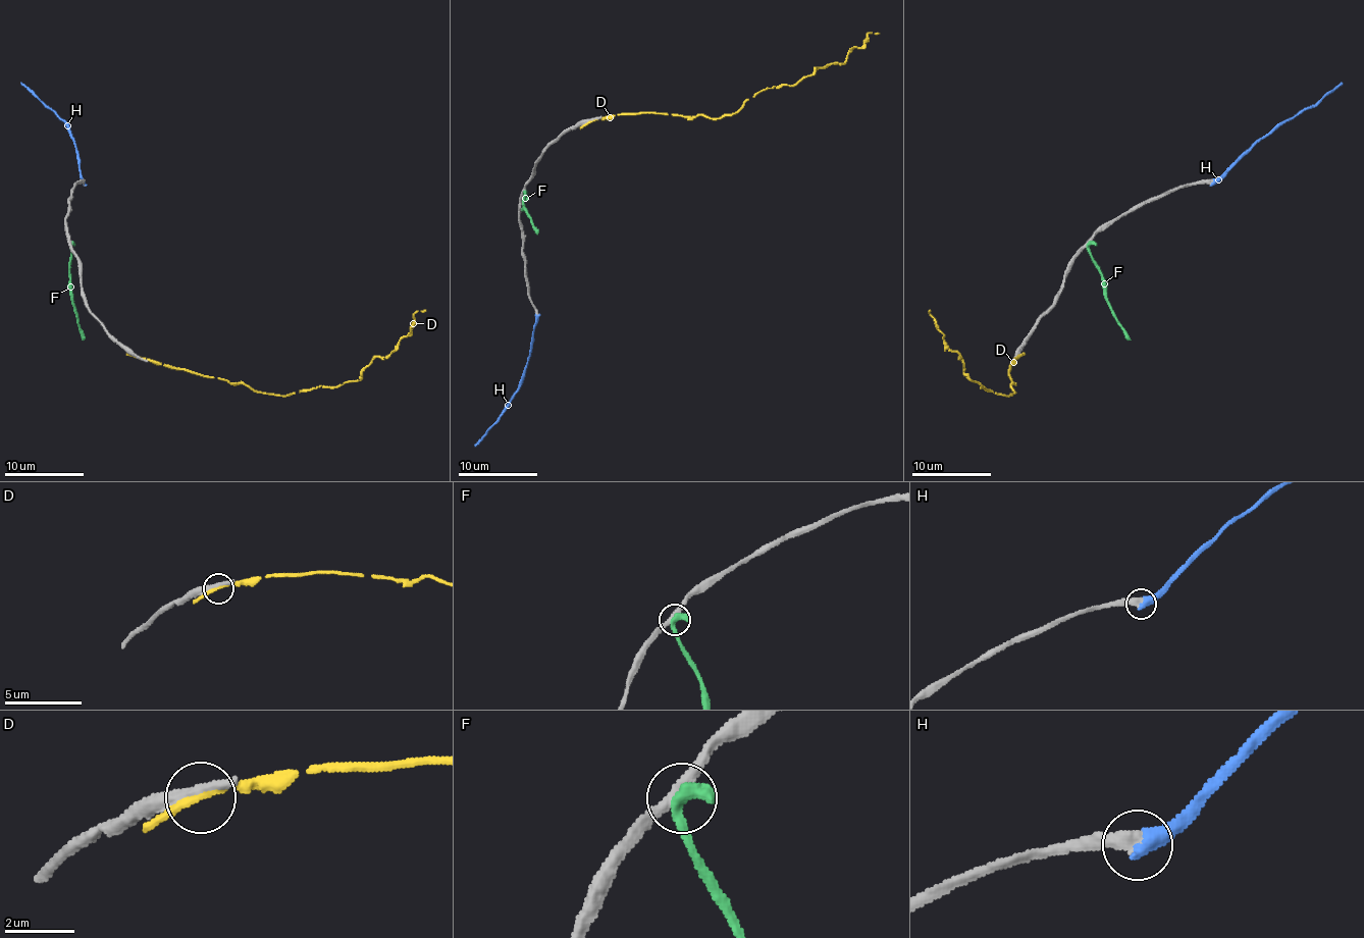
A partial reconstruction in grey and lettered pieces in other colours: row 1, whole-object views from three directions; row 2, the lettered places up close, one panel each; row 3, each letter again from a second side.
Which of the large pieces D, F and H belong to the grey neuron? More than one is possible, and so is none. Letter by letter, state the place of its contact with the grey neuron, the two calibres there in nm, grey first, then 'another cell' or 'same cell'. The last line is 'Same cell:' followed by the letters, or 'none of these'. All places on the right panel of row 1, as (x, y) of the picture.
D: meets grey at (1016, 358); 360 nm thick on the grey side, 220 nm on the other; another cell
F: meets grey at (1089, 244); 300 nm thick on the grey side, 500 nm on the other; another cell
H: meets grey at (1212, 183); 400 nm thick on the grey side, 460 nm on the other; same cell
Same cell: H

